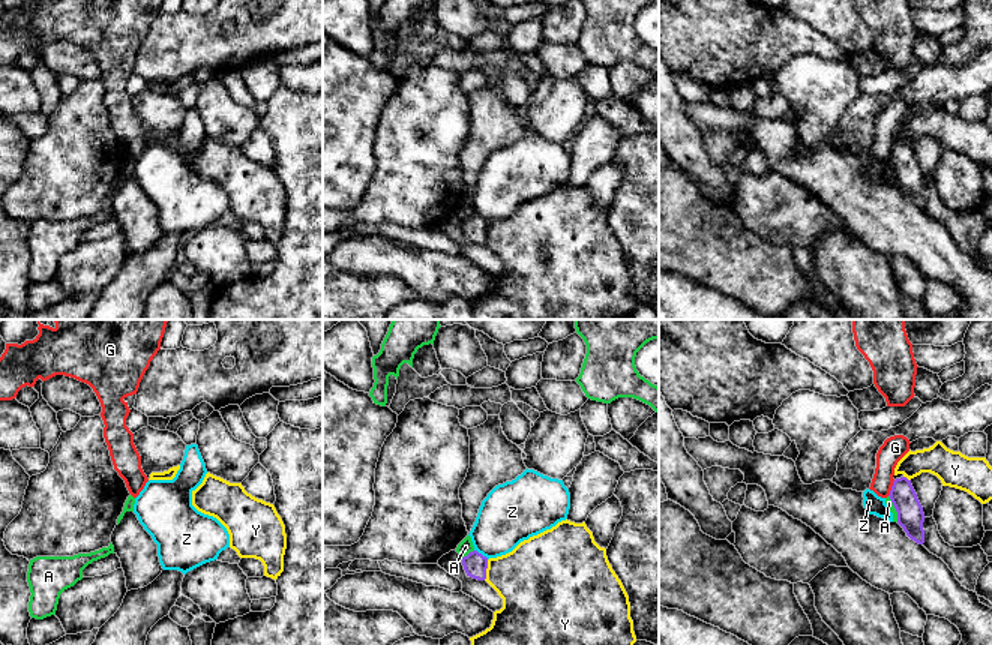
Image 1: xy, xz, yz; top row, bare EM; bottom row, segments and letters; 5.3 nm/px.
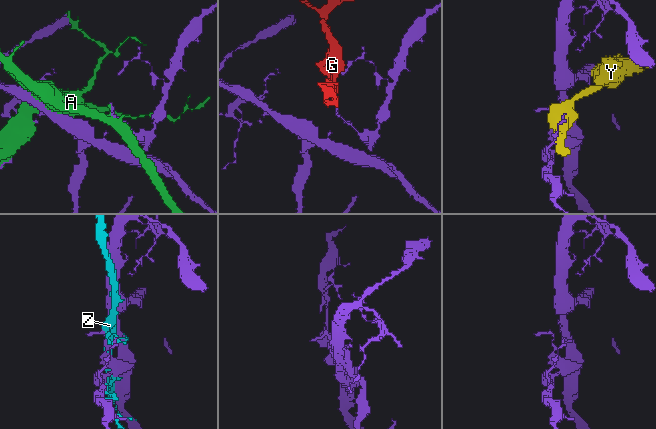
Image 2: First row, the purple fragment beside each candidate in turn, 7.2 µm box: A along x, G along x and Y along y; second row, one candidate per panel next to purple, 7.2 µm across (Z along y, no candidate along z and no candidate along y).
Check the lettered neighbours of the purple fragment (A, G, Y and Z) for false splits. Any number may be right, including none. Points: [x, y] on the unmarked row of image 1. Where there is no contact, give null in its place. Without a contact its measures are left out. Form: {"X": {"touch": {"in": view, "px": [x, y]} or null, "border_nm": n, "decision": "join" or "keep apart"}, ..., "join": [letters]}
{"A": {"touch": {"in": "yz", "px": [895, 171]}, "border_nm": 150, "decision": "keep apart"}, "G": {"touch": {"in": "yz", "px": [892, 152]}, "border_nm": 100, "decision": "keep apart"}, "Y": {"touch": {"in": "xz", "px": [485, 234]}, "border_nm": 110, "decision": "keep apart"}, "Z": {"touch": {"in": "xz", "px": [480, 218]}, "border_nm": 90, "decision": "keep apart"}, "join": []}

